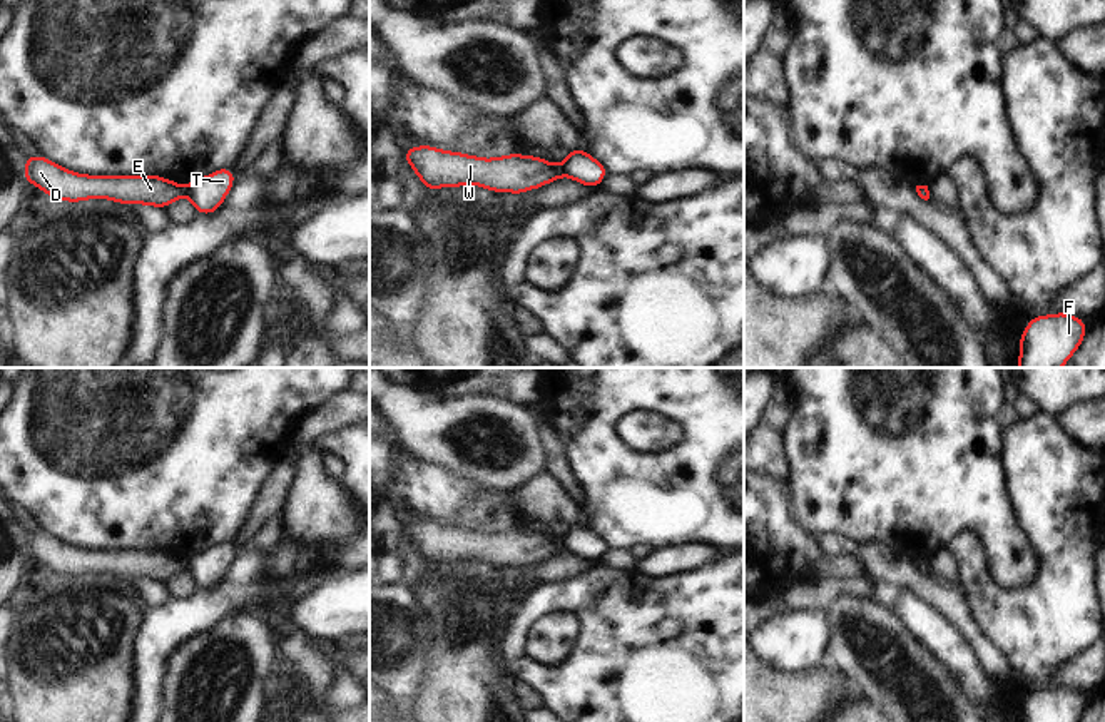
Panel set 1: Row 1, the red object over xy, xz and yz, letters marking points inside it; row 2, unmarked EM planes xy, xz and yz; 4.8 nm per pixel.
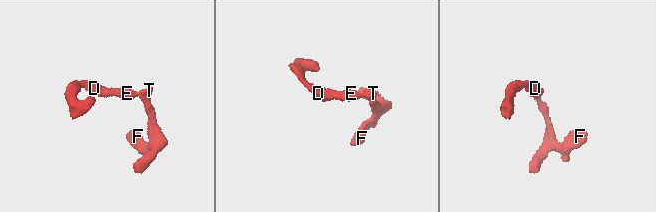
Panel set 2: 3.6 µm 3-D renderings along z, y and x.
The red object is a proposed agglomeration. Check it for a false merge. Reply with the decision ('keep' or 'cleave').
cleave

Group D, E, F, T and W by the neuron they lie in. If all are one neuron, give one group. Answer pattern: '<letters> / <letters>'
D E W / F T

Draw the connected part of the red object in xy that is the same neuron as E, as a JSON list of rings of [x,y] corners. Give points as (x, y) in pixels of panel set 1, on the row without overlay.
[[[25,530],[23,555],[57,575],[80,577],[85,573],[110,573],[124,580],[144,578],[165,583],[172,575],[189,568],[181,560],[160,550],[87,550],[64,543],[43,530]]]

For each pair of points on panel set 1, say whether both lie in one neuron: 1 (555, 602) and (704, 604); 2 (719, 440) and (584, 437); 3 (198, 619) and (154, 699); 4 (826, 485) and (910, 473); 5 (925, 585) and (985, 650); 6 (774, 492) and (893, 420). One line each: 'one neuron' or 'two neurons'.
1: one neuron
2: one neuron
3: one neuron
4: one neuron
5: one neuron
6: two neurons

